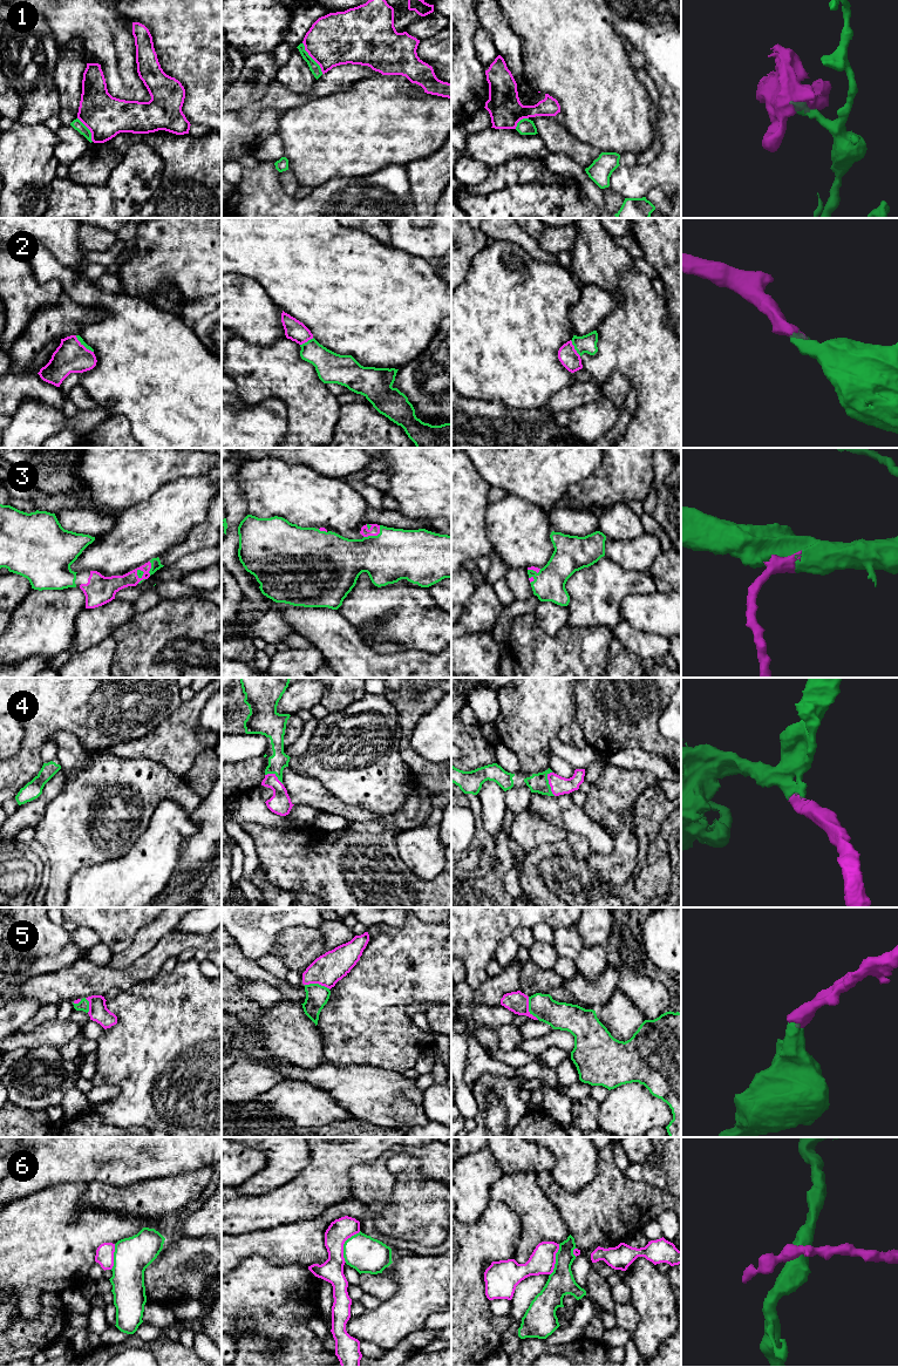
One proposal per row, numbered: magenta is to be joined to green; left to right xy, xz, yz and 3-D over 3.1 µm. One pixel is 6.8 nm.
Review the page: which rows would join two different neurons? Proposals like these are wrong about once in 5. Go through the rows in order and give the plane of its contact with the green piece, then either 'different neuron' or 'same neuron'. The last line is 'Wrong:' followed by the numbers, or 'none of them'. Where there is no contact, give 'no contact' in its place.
1: contact in xz; different neuron
2: contact in yz; same neuron
3: contact in xz; same neuron
4: contact in yz; same neuron
5: contact in yz; same neuron
6: contact in xz; same neuron
Wrong: 1

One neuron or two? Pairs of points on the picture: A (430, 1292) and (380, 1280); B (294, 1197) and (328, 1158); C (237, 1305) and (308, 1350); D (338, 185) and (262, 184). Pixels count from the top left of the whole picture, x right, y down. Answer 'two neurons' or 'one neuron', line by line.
A: two neurons
B: one neuron
C: one neuron
D: one neuron

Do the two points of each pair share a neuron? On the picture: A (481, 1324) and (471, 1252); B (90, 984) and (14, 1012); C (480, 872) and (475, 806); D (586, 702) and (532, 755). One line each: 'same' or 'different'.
A: same
B: different
C: same
D: different

